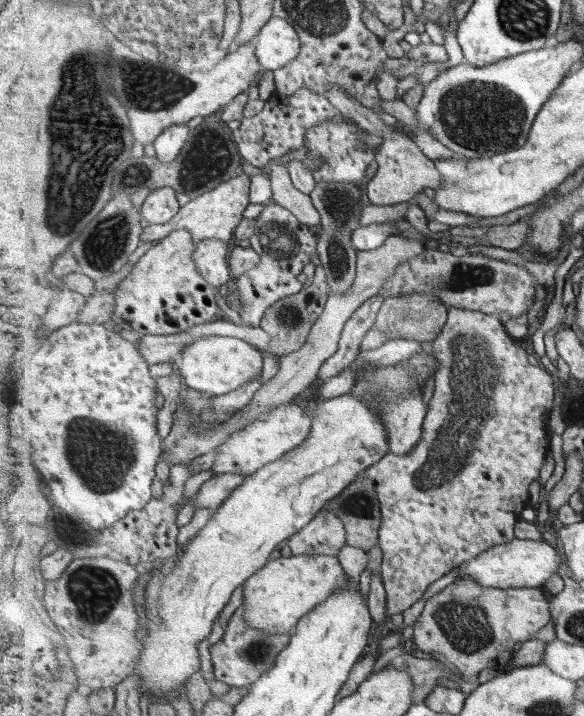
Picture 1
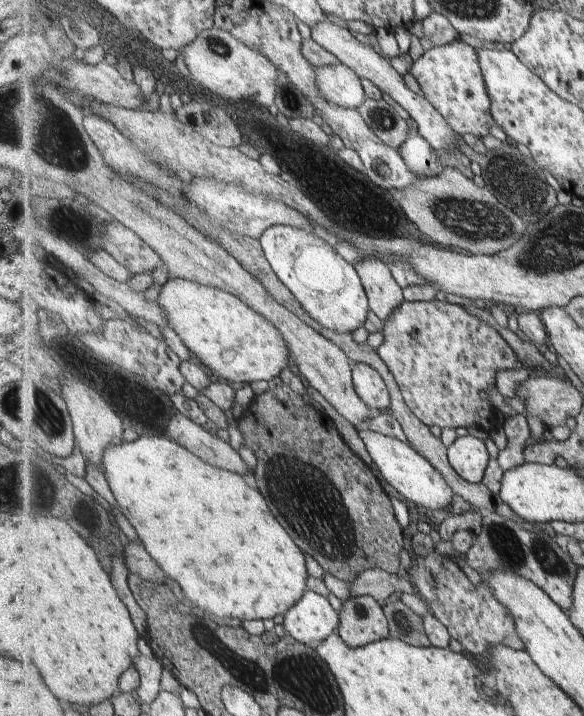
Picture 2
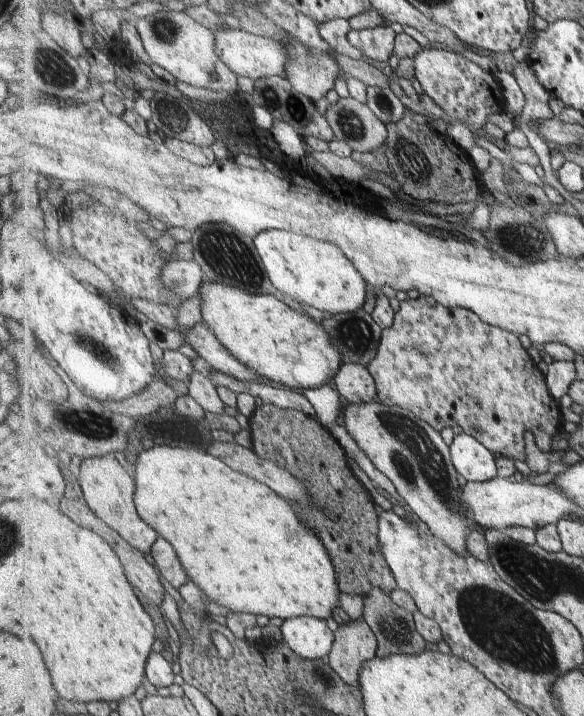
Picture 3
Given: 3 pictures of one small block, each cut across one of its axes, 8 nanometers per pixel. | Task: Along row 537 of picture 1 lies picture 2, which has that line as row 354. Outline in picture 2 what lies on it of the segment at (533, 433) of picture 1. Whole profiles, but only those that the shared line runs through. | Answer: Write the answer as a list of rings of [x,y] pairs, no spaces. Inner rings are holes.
[[[436,300],[404,301],[393,311],[384,322],[383,342],[378,346],[378,353],[397,378],[407,406],[427,426],[437,425],[442,429],[476,426],[490,434],[499,427],[496,408],[491,401],[491,391],[497,388],[497,374],[499,370],[511,370],[520,365],[513,344],[509,344],[509,340],[505,340],[491,324],[483,322],[479,316],[473,317],[463,305]],[[479,391],[488,391],[489,398],[481,400],[475,396]]]

